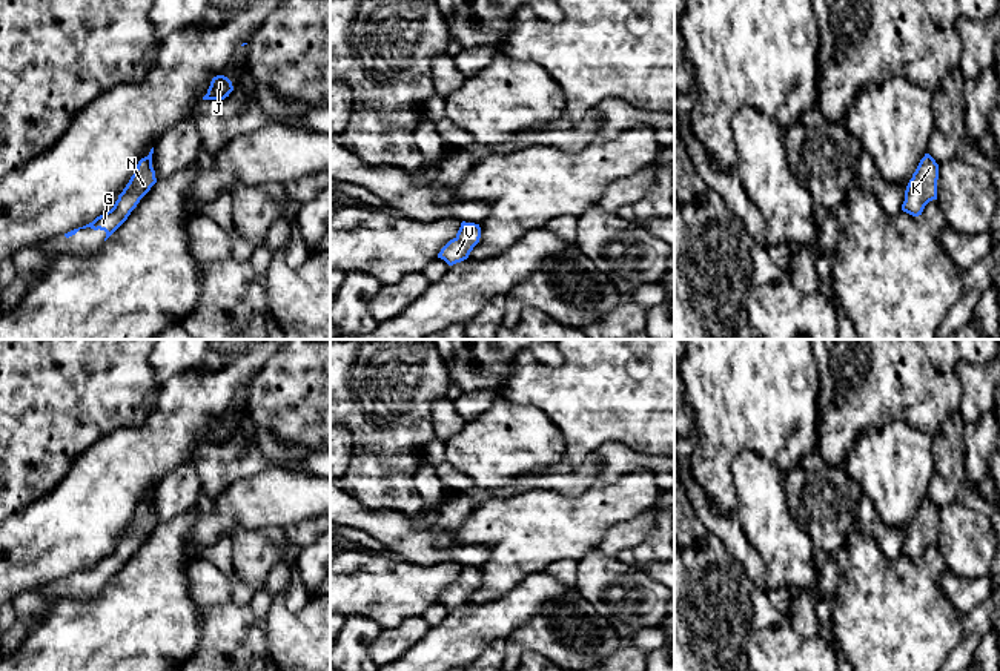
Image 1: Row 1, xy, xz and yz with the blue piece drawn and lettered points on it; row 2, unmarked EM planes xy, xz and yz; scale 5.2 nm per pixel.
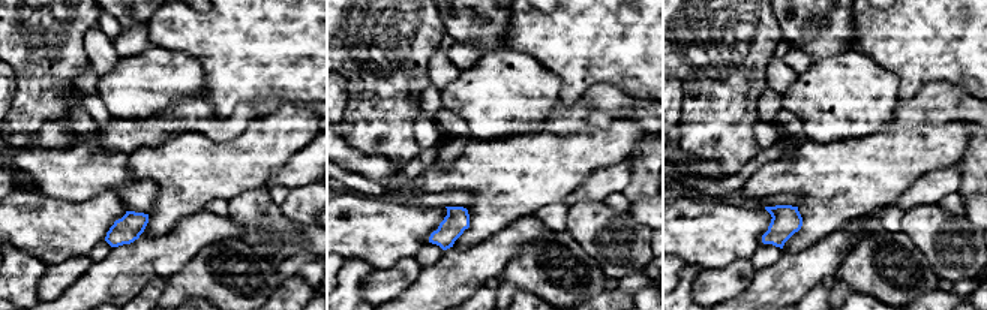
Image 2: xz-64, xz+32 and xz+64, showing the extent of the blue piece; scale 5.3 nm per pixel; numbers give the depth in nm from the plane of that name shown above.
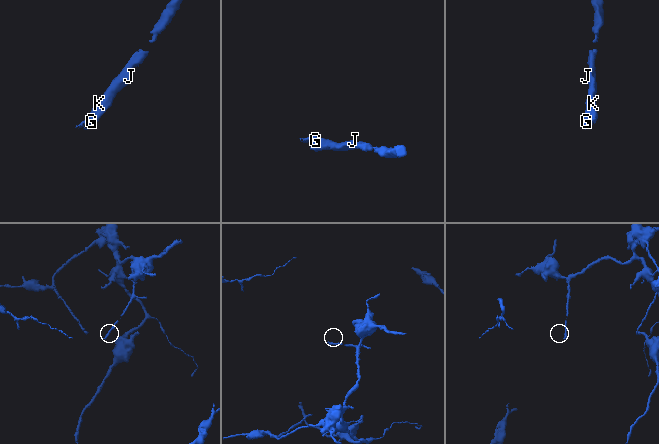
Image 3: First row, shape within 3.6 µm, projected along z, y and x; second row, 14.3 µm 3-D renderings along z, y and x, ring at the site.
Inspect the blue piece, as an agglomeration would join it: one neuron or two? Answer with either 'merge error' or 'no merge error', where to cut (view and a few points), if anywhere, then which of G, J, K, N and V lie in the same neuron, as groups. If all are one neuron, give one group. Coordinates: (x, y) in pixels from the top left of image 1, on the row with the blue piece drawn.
no merge error | no cut | G J K N V

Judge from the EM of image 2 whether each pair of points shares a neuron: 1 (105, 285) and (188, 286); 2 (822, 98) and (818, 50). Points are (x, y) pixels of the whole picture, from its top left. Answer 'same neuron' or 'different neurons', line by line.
1: different neurons
2: different neurons

